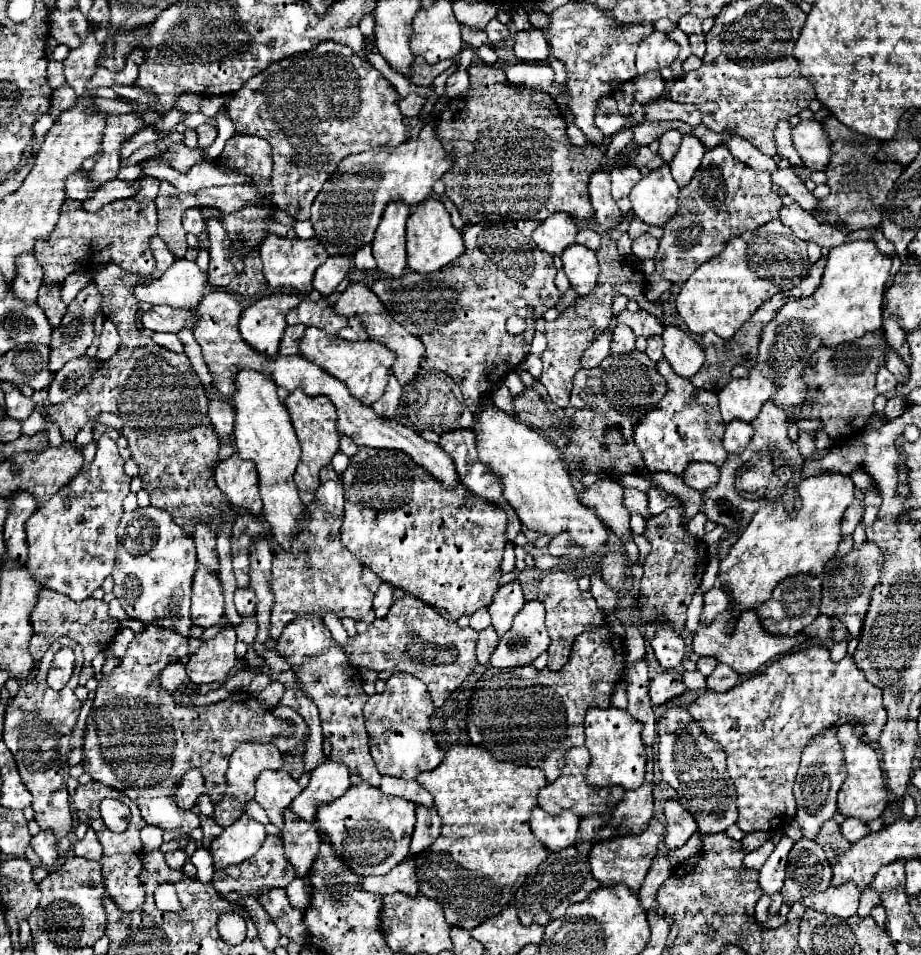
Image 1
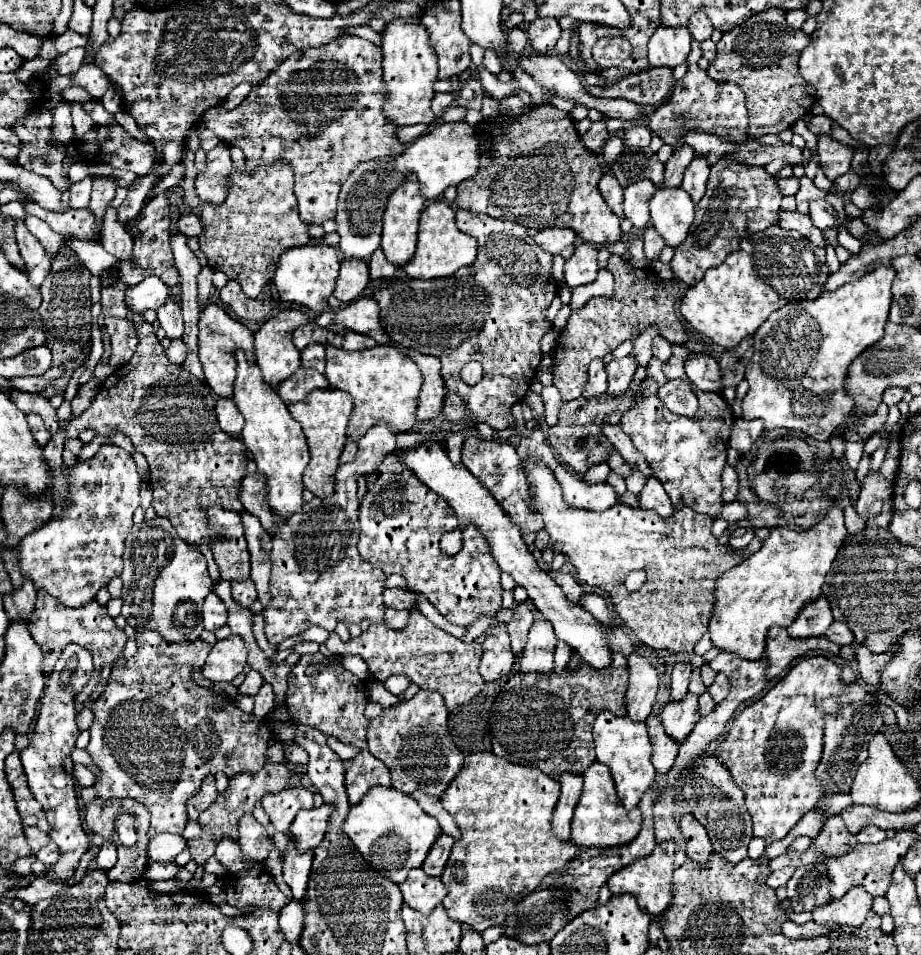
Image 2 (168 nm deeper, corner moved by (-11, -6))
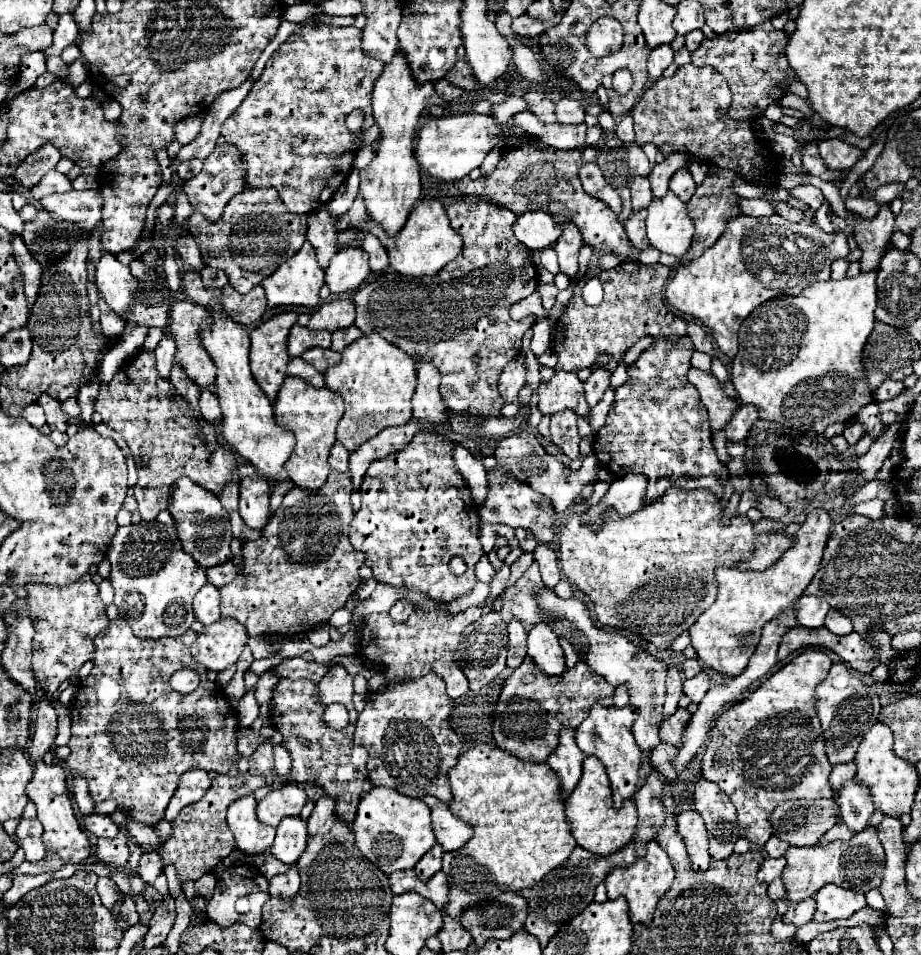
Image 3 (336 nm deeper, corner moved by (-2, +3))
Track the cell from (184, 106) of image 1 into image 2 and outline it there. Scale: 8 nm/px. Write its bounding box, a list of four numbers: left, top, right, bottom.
[201,35,405,225]

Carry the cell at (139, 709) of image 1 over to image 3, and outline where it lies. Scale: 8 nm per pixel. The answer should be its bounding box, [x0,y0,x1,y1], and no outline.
[66,618,238,826]

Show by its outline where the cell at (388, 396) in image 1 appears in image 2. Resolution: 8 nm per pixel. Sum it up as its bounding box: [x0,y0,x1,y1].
[263,423,399,647]

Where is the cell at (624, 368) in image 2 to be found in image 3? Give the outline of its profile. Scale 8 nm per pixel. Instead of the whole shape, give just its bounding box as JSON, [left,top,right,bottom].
[584,370,610,406]

